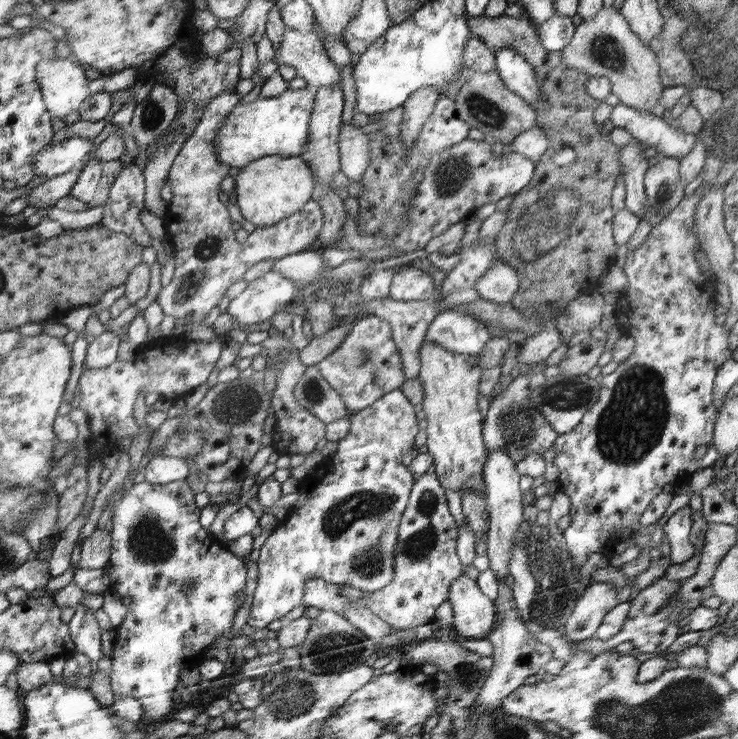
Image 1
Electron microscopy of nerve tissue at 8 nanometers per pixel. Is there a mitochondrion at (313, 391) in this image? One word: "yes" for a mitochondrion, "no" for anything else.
yes

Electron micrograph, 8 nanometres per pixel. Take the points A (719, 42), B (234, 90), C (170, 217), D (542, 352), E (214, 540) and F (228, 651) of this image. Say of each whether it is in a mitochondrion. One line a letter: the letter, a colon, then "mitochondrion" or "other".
A: mitochondrion
B: other
C: other
D: other
E: other
F: other

